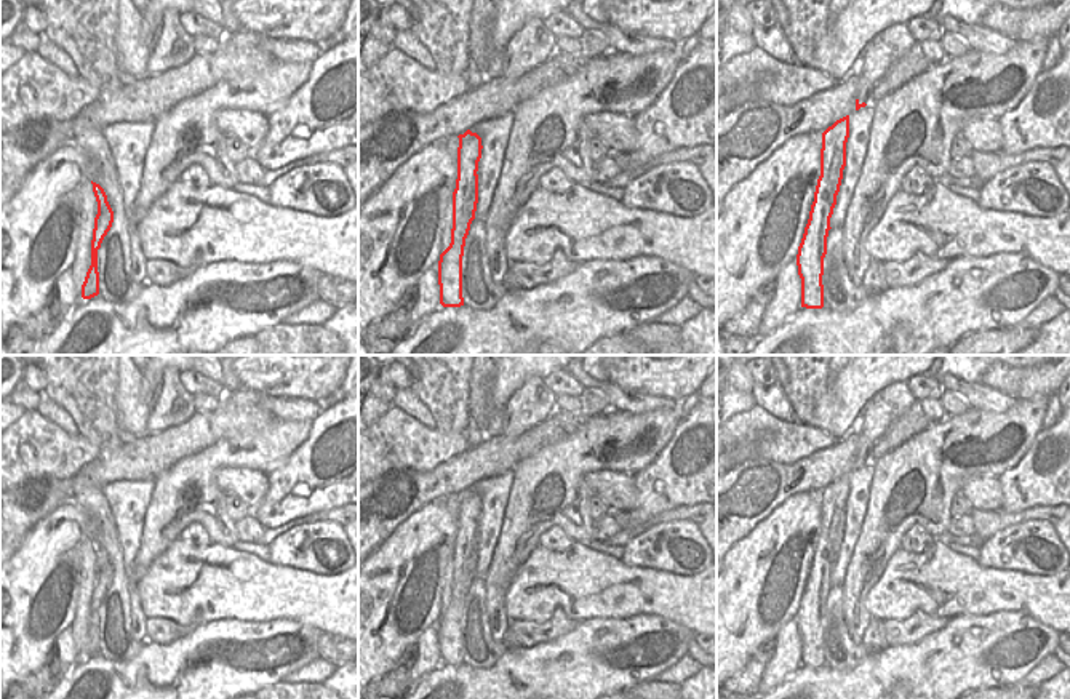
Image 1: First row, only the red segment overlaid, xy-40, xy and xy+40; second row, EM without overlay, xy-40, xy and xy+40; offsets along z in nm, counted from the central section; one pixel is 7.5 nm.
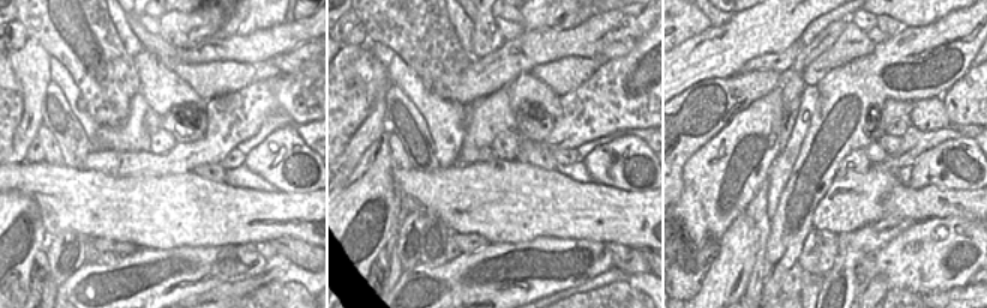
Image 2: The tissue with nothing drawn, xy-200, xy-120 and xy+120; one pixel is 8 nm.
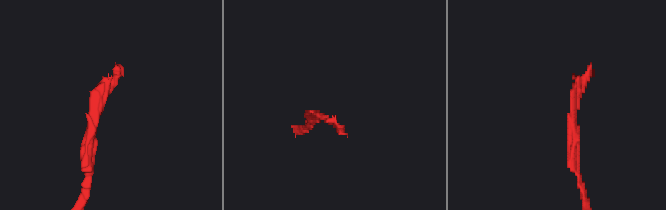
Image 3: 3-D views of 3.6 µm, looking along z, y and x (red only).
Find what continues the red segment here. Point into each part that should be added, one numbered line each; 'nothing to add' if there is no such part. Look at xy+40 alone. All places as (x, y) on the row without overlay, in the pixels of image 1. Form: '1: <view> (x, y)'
nothing to add

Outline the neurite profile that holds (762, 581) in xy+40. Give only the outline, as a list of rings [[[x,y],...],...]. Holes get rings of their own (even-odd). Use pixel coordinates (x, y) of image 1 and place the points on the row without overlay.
[[[822,491],[797,493],[726,553],[717,576],[717,693],[755,649],[797,619],[820,534]]]

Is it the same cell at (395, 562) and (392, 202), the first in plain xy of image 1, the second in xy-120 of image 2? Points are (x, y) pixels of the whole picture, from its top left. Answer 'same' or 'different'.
same

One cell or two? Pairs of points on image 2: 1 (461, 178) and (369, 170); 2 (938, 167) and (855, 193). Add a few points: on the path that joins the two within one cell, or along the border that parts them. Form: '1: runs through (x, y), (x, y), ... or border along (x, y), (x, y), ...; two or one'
1: border along (393, 169), (392, 179), (402, 205); two
2: border along (908, 184), (912, 188), (938, 187), (942, 191); two

